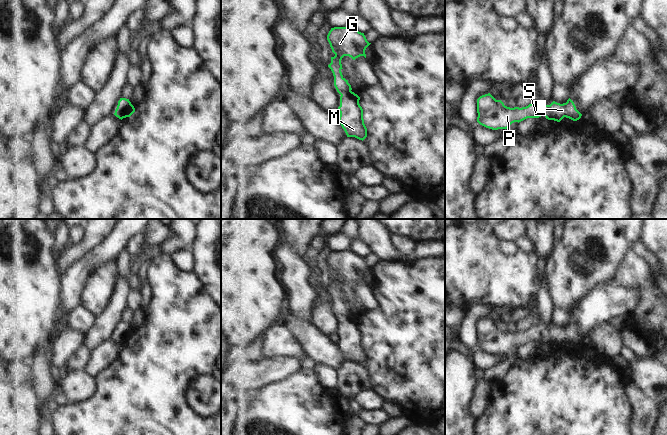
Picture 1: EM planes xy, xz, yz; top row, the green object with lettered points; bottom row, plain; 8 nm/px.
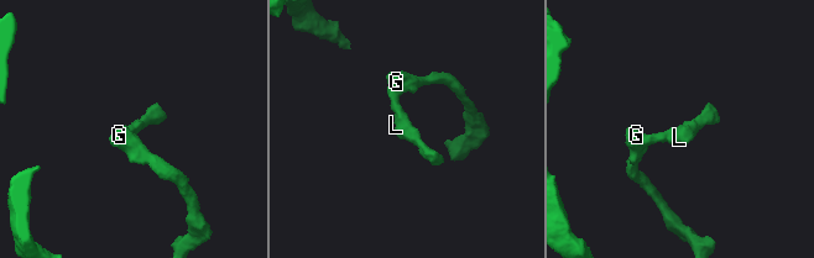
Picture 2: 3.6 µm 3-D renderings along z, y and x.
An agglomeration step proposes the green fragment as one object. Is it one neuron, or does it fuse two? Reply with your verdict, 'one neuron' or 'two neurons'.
one neuron

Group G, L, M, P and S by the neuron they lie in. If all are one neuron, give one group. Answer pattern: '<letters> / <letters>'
G L M P S

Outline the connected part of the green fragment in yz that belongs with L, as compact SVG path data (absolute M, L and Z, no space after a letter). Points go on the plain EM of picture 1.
M490 317L477 323L477 337L477 346L492 354L507 353L512 347L519 347L527 342L545 340L548 344L560 346L564 341L577 345L582 340L570 322L563 328L553 325L546 329L539 325L522 332L510 332L501 324L496 324Z

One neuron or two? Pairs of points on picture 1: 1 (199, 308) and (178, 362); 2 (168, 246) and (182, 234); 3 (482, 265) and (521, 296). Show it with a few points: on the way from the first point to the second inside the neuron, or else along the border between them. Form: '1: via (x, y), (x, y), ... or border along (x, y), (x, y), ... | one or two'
1: via (186, 321), (186, 332), (178, 343), (178, 349) | one
2: via (171, 245), (179, 237) | one
3: via (492, 272), (498, 273), (511, 286) | one

